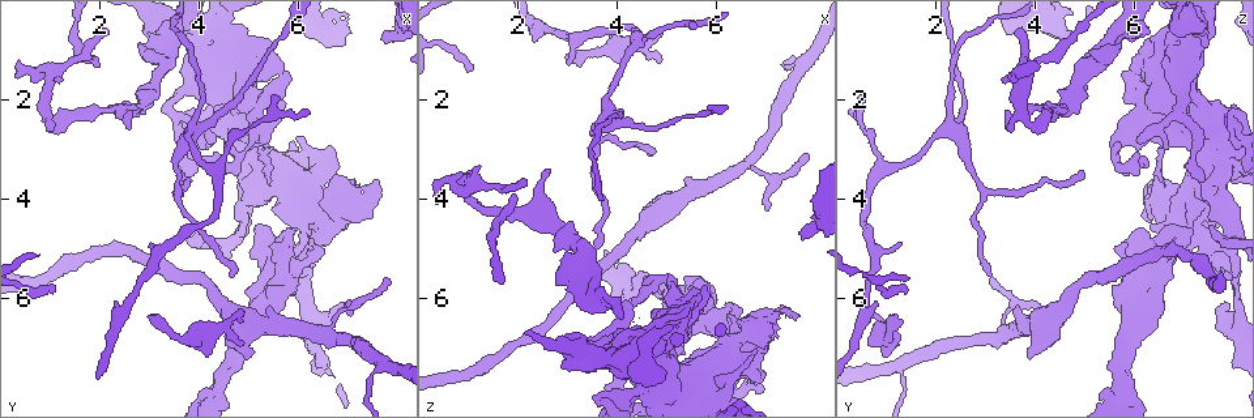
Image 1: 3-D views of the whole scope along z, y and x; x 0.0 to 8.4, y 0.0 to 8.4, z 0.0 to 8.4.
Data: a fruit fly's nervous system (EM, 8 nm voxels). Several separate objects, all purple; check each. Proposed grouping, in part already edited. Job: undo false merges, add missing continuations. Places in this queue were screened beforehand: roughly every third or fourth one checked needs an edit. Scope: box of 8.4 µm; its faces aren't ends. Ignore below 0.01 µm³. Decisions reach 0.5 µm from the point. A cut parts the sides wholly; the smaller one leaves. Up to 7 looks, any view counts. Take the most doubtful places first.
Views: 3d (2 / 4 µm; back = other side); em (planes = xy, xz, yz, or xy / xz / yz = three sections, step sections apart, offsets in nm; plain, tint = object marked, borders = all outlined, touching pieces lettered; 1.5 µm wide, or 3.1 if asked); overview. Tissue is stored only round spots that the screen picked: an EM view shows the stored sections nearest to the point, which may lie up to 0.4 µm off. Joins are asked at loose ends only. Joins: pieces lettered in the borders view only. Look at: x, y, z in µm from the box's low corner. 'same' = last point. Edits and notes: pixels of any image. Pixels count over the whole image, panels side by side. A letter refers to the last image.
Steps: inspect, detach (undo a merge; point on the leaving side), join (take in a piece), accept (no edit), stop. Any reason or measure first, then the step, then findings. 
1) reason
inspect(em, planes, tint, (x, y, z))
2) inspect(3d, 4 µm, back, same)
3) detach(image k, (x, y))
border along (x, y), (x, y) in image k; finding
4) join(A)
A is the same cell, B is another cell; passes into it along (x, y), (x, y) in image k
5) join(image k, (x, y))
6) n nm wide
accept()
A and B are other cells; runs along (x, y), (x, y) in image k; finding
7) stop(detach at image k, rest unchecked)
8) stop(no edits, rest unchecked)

branch stops here
inspect(em, planes, borders, (7.70, 0.80, 4.85))

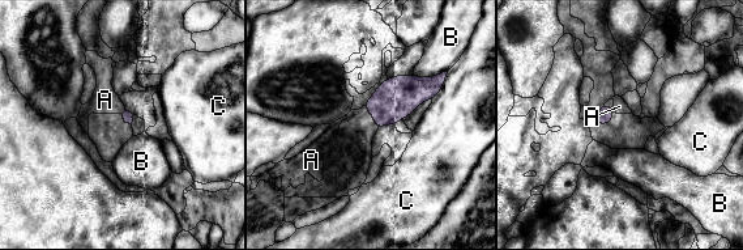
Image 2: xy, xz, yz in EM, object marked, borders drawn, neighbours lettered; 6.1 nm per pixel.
join(A)
A is the same cell, B and C are other cells; it goes on there

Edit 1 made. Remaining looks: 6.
redraw
inspect(overview)

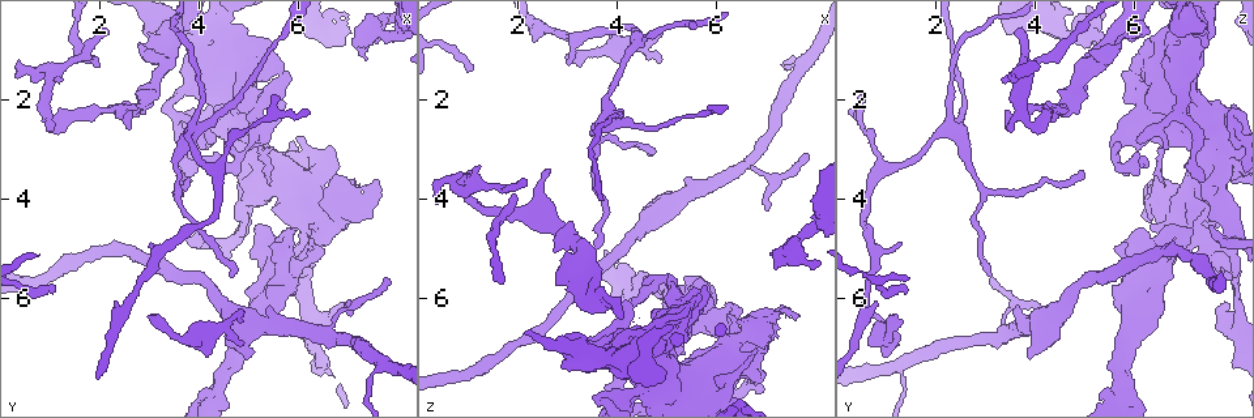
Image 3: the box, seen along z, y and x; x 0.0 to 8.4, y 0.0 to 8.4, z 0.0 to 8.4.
free end
inspect(3d, 4 µm, (2.95, 6.40, 1.10))

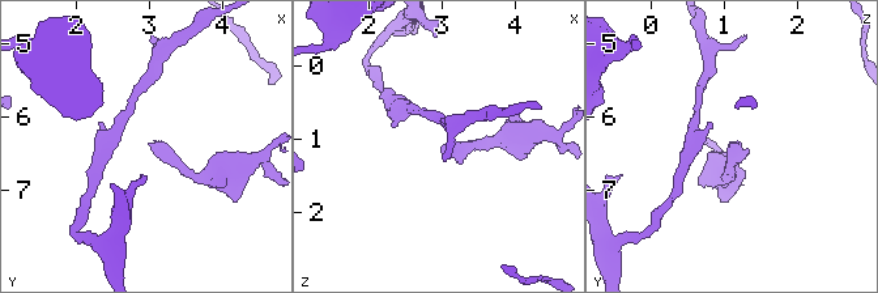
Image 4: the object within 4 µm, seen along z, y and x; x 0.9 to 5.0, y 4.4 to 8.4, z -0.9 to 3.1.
inspect(em, yz, step 4, tint, (3.00, 6.35, 1.05))

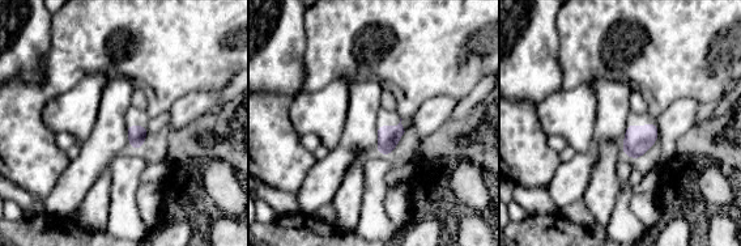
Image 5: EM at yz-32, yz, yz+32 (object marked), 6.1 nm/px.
cut it another way
inspect(em, planes, borders, same)

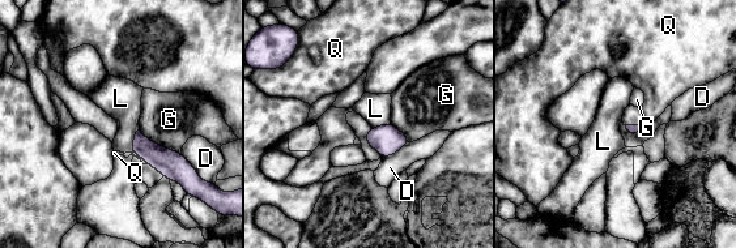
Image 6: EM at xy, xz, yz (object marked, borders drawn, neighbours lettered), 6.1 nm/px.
accept()
D, G, L and Q are other cells; border along (139, 128), (131, 152) in image 6; no lettered piece goes on from it

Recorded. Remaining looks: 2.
stop(join at image 2, rest unchecked)

